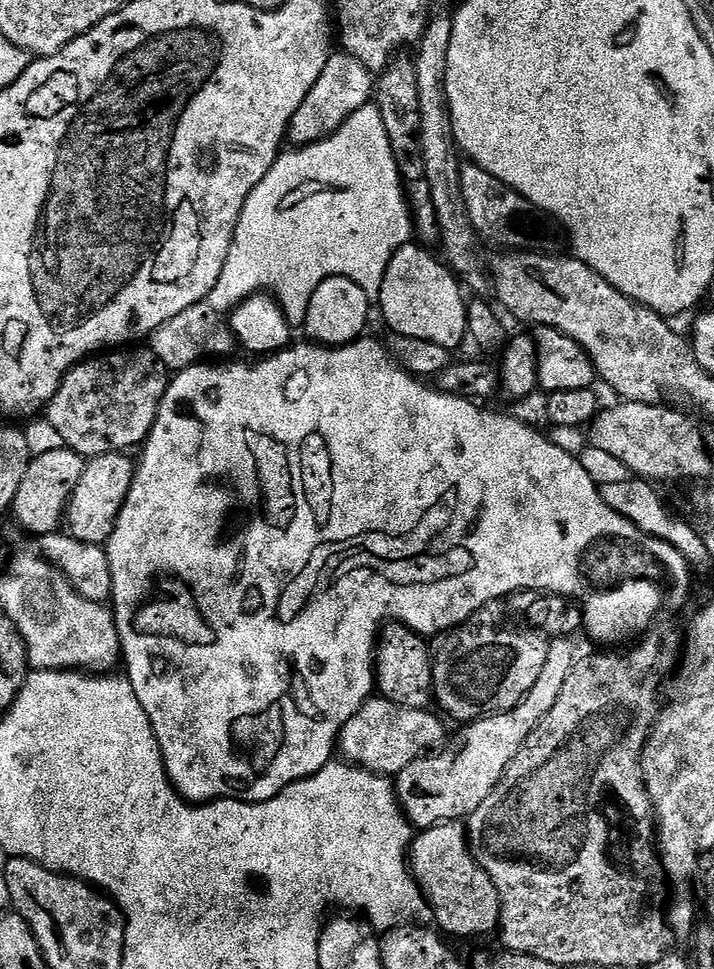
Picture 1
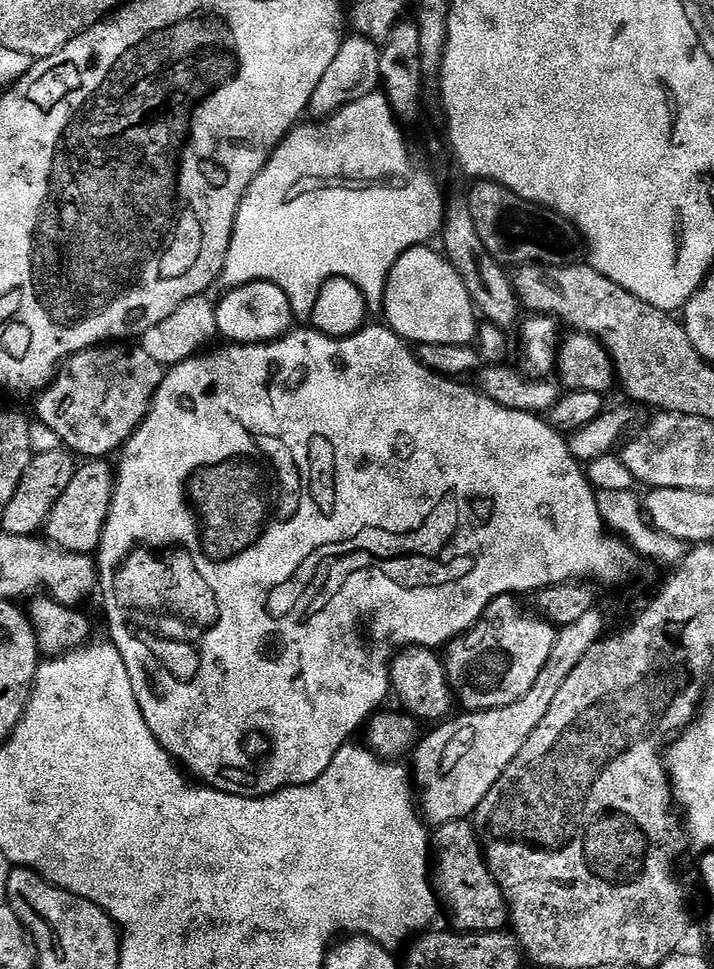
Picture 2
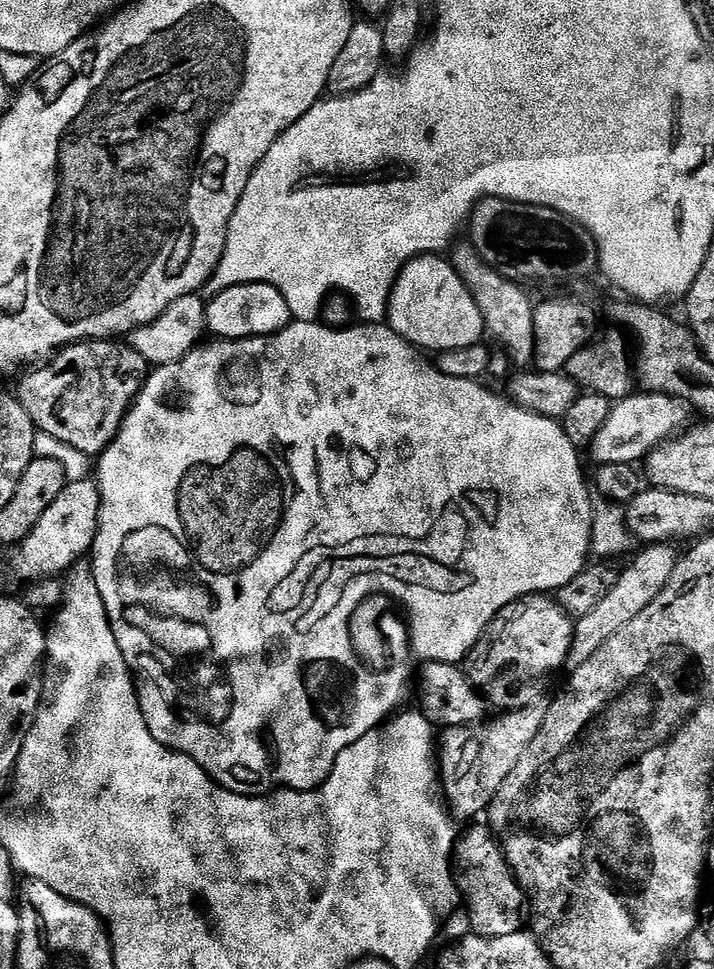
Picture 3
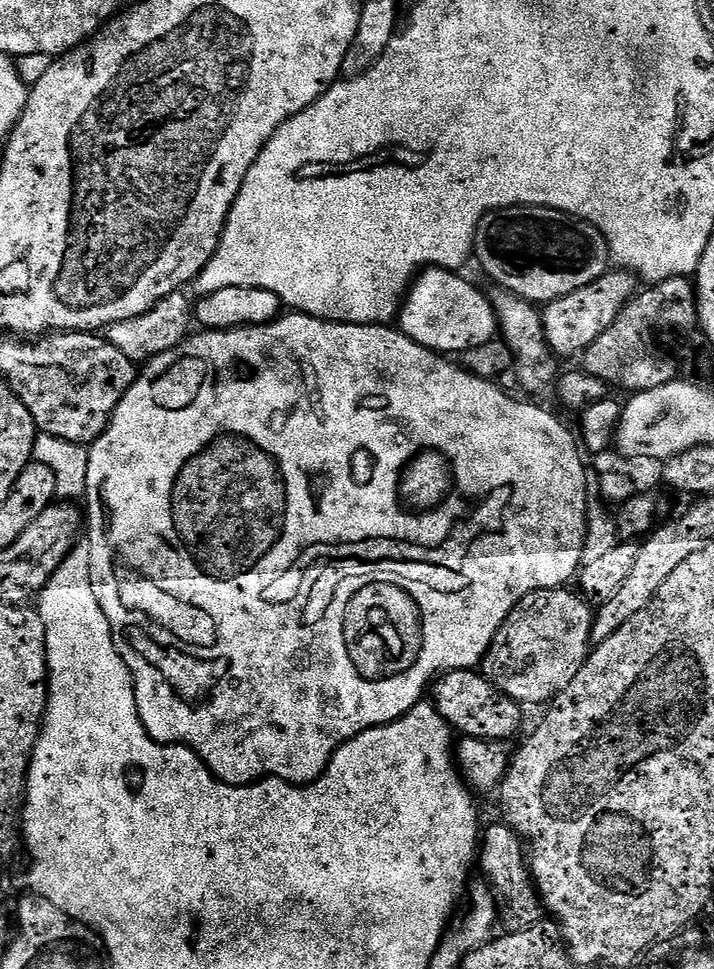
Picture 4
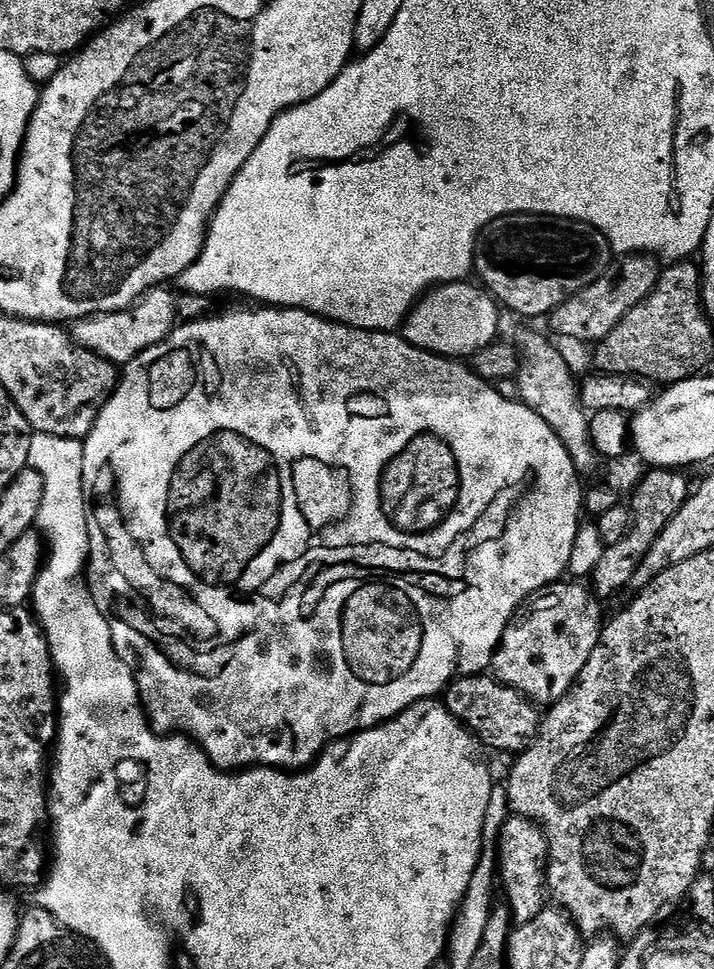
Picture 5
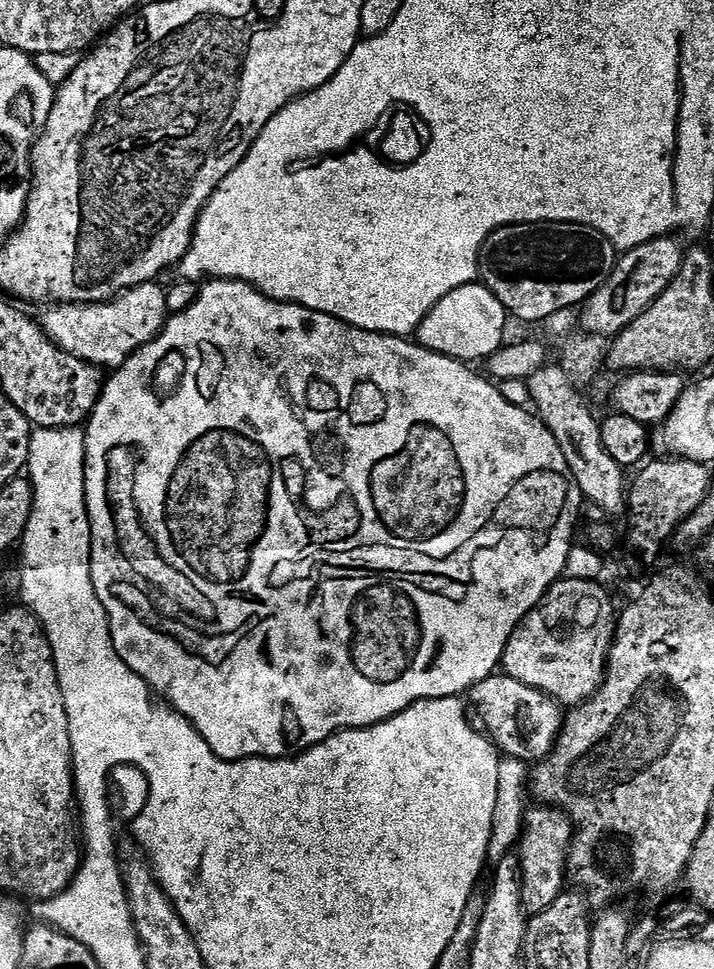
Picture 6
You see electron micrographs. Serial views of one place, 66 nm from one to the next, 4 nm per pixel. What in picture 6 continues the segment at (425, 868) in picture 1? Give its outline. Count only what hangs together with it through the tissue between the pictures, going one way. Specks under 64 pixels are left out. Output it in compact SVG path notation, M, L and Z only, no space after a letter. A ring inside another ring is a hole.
M551 806L529 807L524 814L523 833L518 843L520 889L524 911L529 917L546 910L565 891L568 870L568 845L572 843L574 825L568 815Z

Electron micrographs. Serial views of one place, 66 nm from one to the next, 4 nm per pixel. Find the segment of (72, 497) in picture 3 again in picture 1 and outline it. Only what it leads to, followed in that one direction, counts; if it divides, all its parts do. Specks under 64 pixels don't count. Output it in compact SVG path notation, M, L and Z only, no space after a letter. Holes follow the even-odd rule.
M111 452L93 456L85 463L84 473L80 475L78 486L68 504L66 513L66 532L75 540L87 544L107 545L110 534L118 522L118 514L130 494L130 486L136 477L138 467L135 459L123 452ZM68 524L68 528L67 528Z

